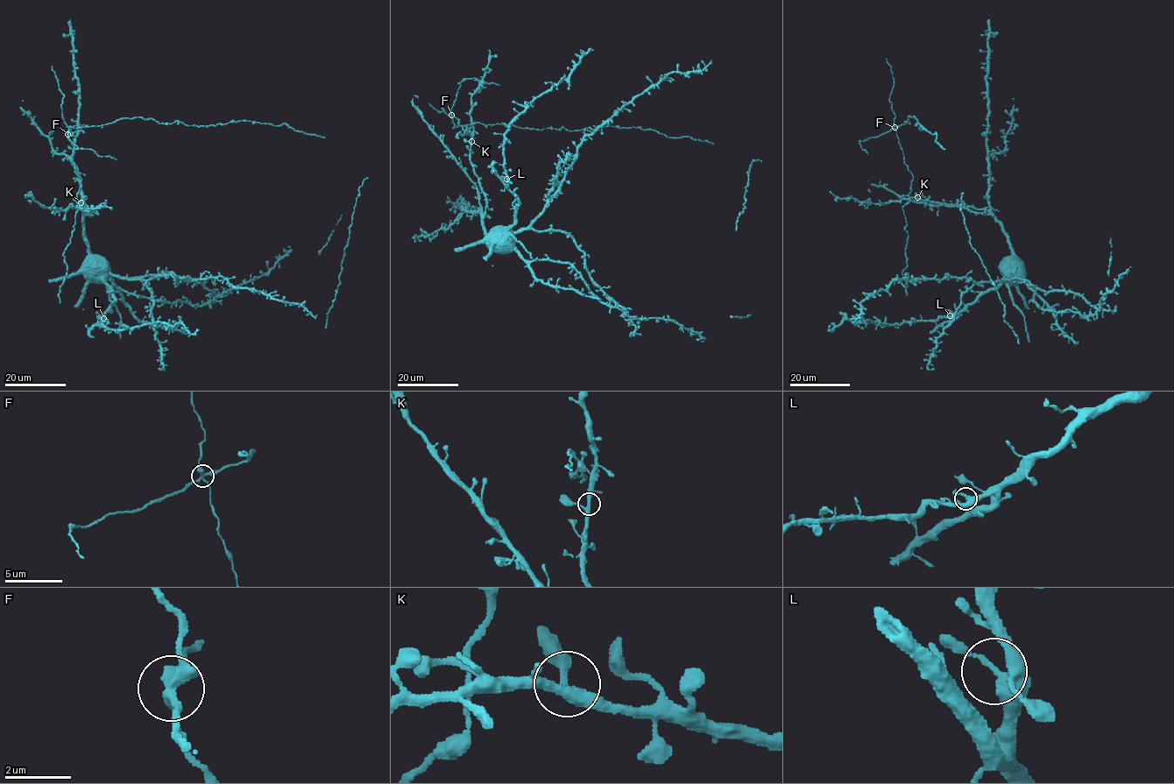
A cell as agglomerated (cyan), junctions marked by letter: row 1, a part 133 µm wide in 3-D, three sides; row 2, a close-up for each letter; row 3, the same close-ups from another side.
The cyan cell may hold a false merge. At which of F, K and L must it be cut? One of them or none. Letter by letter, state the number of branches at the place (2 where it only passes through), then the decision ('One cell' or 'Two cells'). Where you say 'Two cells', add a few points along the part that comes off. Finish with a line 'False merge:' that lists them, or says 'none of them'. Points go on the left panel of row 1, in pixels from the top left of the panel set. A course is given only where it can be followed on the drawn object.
F: Branches: 4. Two cells. Course of the part to remove: (67, 134), (71, 127), (137, 117), (197, 126), (250, 121), (276, 125), (286, 123), (295, 130), (324, 137)
K: Branches: 4. One cell
L: Branches: 4. One cell
False merge: F

